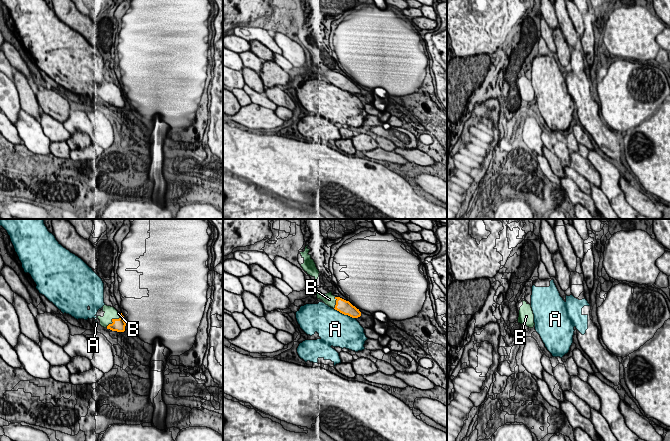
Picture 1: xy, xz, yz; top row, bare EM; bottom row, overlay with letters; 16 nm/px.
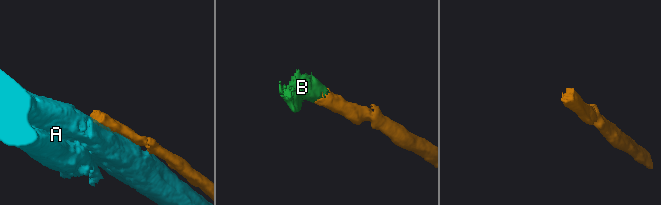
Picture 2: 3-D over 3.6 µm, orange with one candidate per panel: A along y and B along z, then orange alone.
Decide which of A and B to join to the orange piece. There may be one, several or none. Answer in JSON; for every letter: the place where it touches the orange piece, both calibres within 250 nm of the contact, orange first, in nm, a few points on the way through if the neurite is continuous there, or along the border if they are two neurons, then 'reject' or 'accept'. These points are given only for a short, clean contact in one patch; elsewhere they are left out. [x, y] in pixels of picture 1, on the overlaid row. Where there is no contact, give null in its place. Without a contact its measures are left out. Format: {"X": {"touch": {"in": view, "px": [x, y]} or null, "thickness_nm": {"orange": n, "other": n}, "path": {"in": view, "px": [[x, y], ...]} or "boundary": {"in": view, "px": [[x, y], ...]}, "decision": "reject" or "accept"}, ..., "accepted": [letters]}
{"A": {"touch": {"in": "xz", "px": [344, 314]}, "thickness_nm": {"orange": 220, "other": 500}, "decision": "reject"}, "B": {"touch": {"in": "xy", "px": [113, 319]}, "thickness_nm": {"orange": 200, "other": 190}, "path": {"in": "xy", "px": [[118, 325], [113, 319], [110, 313]]}, "decision": "accept"}, "accepted": ["B"]}

